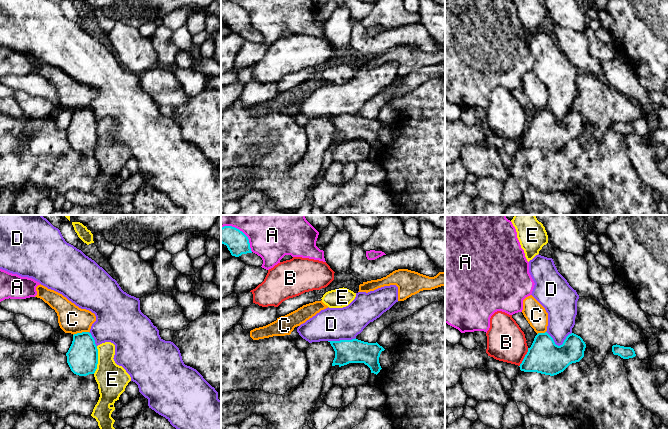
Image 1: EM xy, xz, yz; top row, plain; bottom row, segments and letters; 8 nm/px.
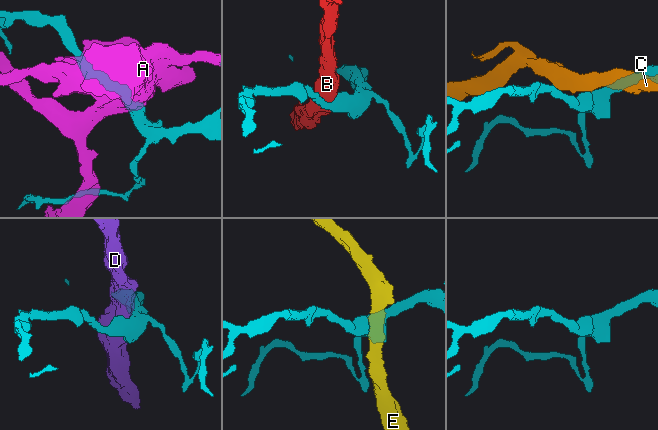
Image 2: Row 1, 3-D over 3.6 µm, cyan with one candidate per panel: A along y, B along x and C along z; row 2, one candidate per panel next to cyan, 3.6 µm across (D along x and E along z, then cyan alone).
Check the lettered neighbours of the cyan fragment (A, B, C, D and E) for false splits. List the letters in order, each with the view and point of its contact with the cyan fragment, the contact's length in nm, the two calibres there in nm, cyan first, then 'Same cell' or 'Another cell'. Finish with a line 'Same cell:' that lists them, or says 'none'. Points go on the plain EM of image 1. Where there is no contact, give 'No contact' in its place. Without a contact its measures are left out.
A: Touches cyan at xz (241, 7). Shared border 320 nm. Thickness 180 nm (cyan) against 280 nm. Another cell
B: Touches cyan at yz (524, 133). Shared border 170 nm. Thickness 280 nm (cyan) against 320 nm. Another cell
C: Touches cyan at xy (80, 109). Shared border 130 nm. Thickness 260 nm (cyan) against 220 nm. Another cell
D: Touches cyan at yz (557, 121). Shared border 200 nm. Thickness 280 nm (cyan) against 220 nm. Another cell
E: Touches cyan at xy (97, 136). Shared border 220 nm. Thickness 260 nm (cyan) against 260 nm. Another cell
Same cell: none

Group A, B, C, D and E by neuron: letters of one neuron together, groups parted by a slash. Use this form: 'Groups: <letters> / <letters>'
Groups: A / B / C / D / E

